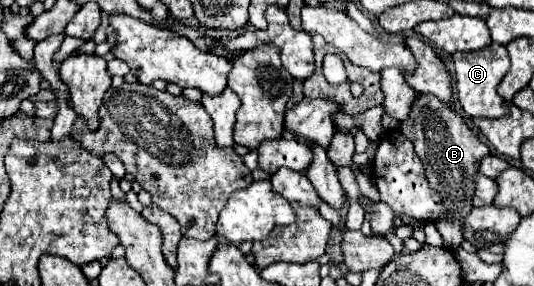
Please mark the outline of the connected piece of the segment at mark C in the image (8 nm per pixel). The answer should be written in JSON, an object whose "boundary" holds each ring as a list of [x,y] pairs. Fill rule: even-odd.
{"boundary":[[[491,43],[487,49],[471,53],[453,53],[455,77],[457,77],[457,97],[467,117],[503,117],[507,113],[505,101],[497,95],[497,85],[509,69],[509,57],[505,45]]]}

